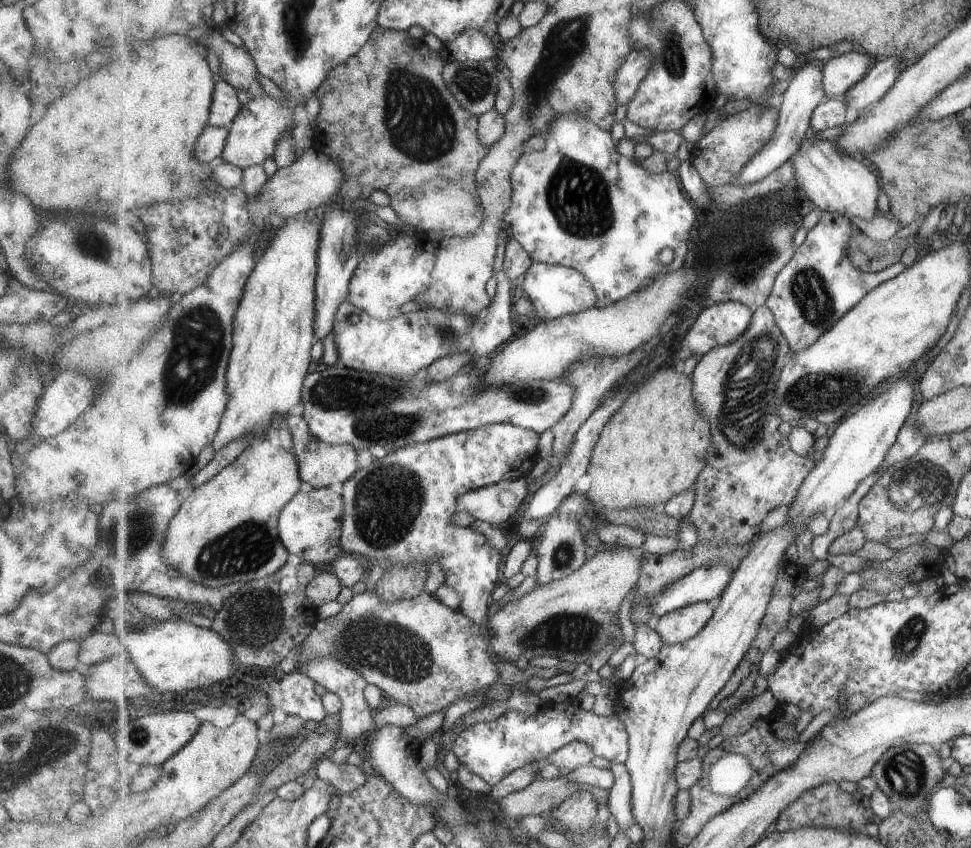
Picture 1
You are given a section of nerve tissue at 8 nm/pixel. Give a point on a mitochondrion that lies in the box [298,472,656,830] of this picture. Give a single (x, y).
(394, 649)

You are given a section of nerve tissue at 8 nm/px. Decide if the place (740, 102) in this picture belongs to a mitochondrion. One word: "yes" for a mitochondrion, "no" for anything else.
no

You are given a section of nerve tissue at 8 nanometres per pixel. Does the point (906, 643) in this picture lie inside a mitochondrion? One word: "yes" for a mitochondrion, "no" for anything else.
yes

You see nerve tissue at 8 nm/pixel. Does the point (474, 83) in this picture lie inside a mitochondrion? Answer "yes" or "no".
yes

